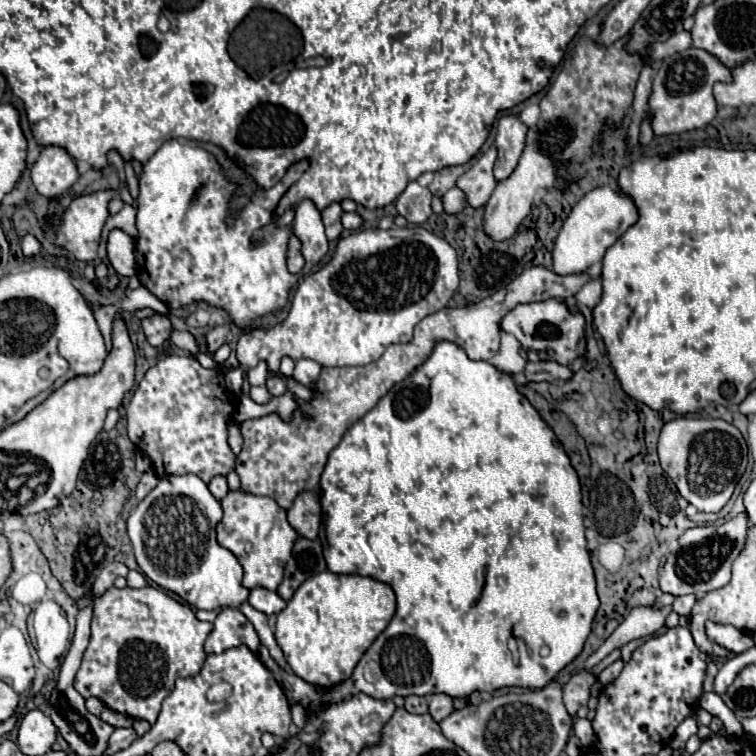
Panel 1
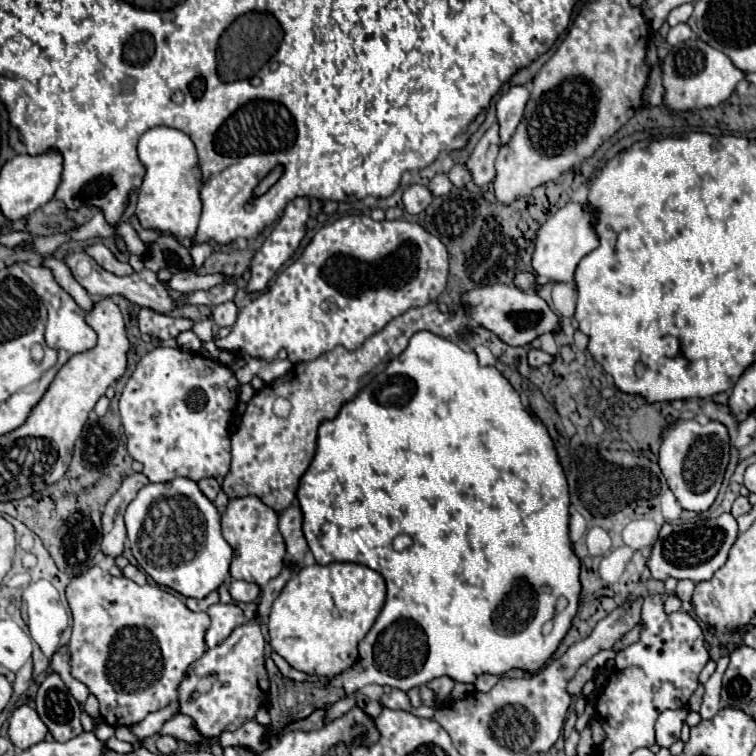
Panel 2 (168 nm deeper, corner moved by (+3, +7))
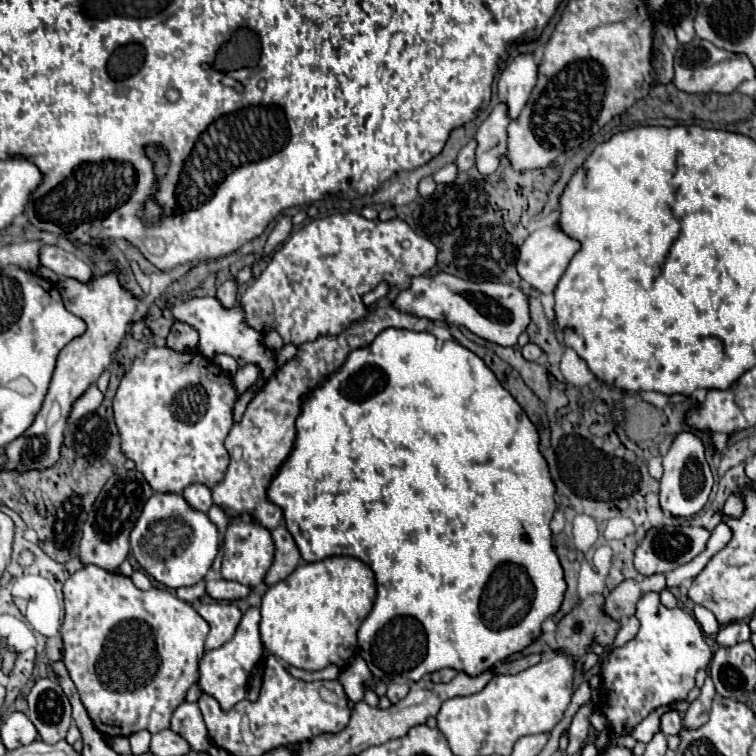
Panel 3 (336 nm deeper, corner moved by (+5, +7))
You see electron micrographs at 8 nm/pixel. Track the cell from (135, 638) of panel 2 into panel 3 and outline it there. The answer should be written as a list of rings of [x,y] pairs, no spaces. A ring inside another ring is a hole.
[[[93,564],[77,570],[65,582],[63,594],[63,664],[67,666],[81,702],[87,708],[97,730],[105,736],[131,736],[139,730],[149,730],[151,734],[155,734],[167,730],[175,708],[183,702],[185,692],[197,682],[197,660],[205,652],[203,642],[209,632],[209,624],[191,604],[179,600],[175,594],[159,588],[139,590],[131,582],[131,578],[107,572]]]

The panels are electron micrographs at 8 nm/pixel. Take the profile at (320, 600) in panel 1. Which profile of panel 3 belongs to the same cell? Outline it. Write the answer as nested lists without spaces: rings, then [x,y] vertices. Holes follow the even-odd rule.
[[[331,556],[321,562],[301,564],[289,578],[271,586],[261,602],[261,640],[265,648],[281,658],[283,662],[301,668],[301,670],[323,670],[329,664],[339,668],[347,666],[347,662],[355,656],[357,630],[361,622],[369,616],[373,602],[377,596],[377,584],[373,570],[357,558],[351,556]]]

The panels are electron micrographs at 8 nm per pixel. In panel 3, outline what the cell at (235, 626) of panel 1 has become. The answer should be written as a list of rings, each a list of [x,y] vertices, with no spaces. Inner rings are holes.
[[[211,602],[211,604],[201,604],[197,612],[209,622],[211,632],[205,640],[205,650],[213,650],[223,646],[227,640],[233,638],[235,628],[241,620],[241,610],[231,604],[231,602]]]

